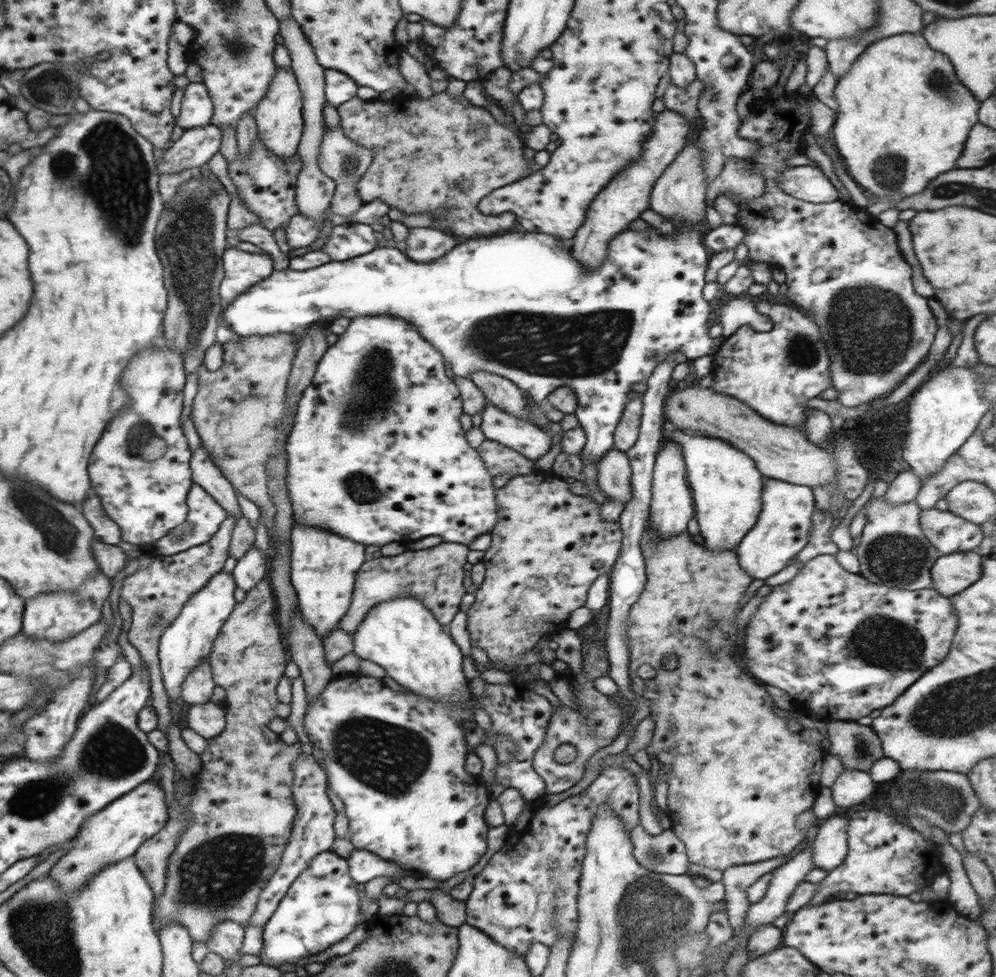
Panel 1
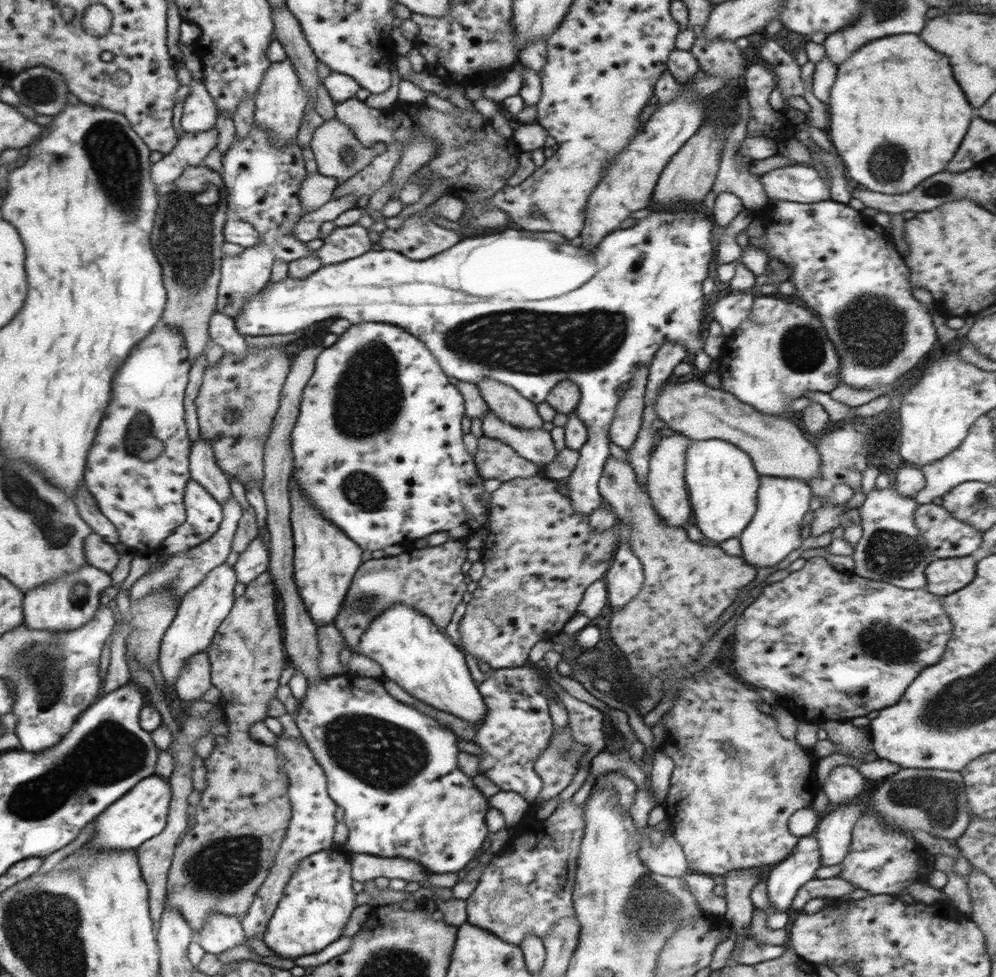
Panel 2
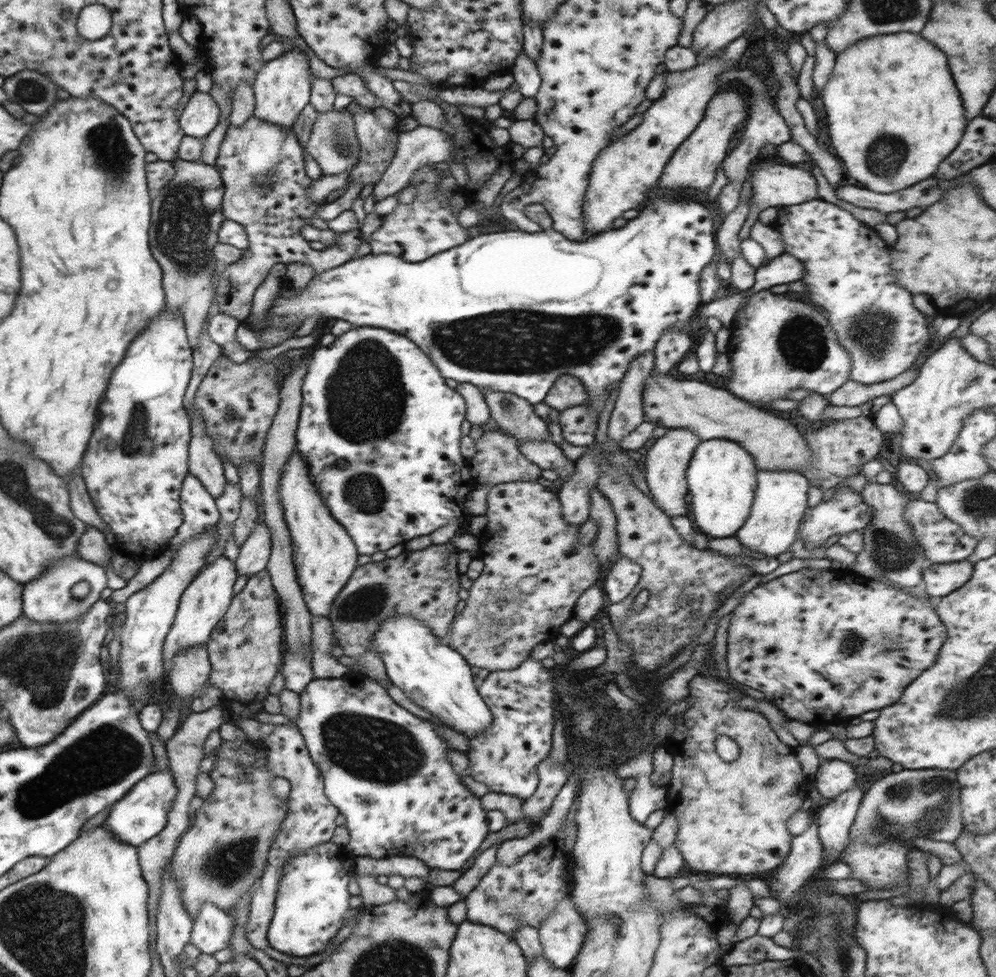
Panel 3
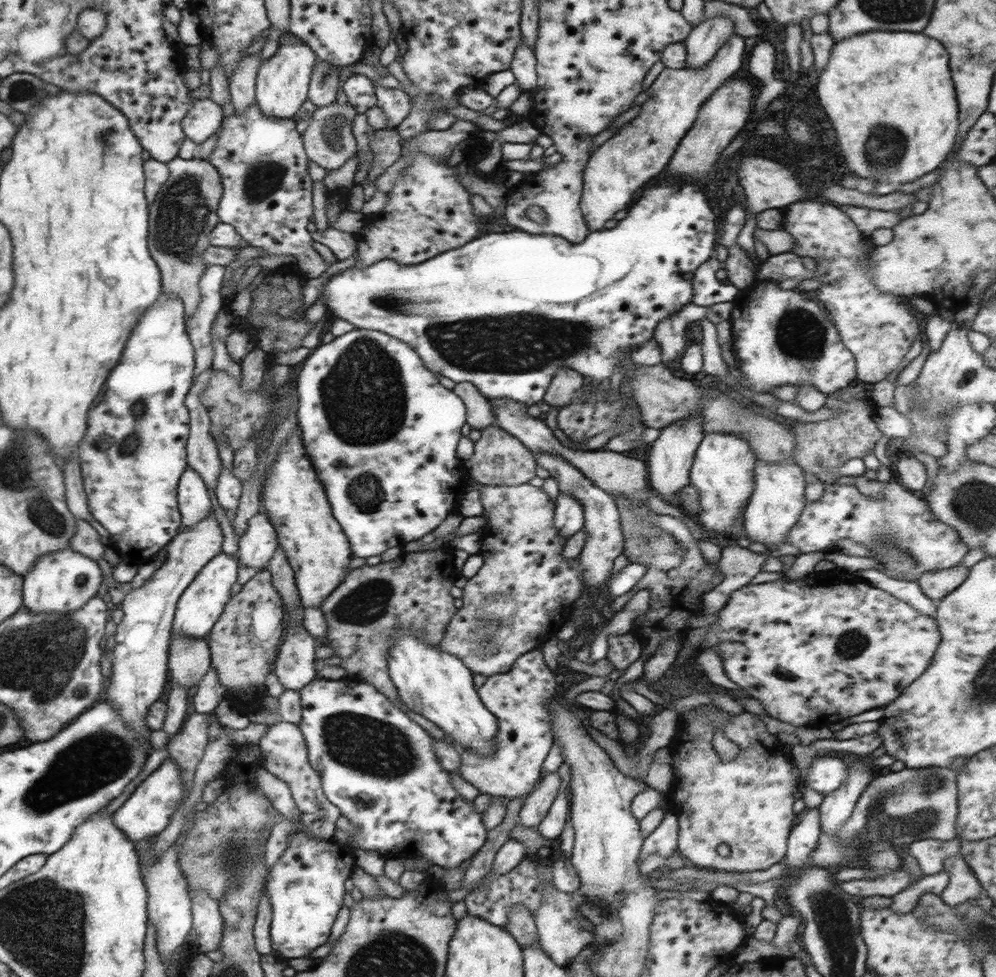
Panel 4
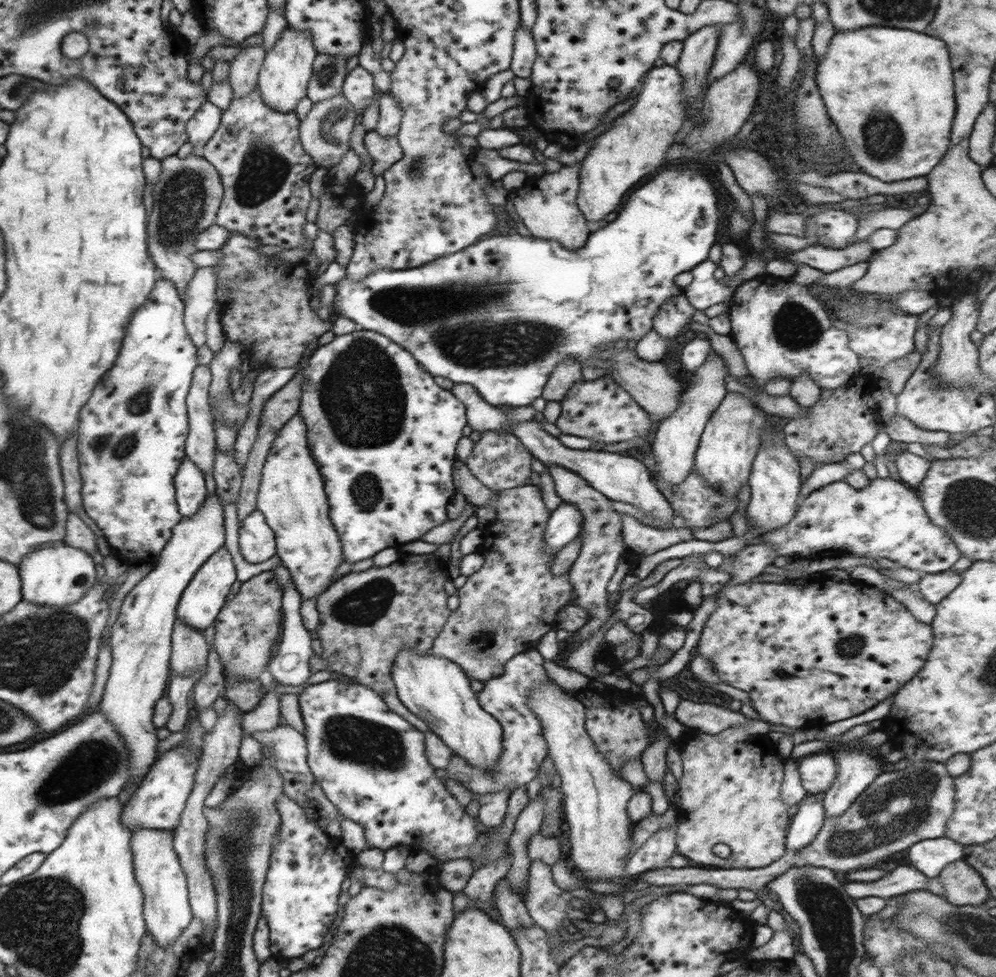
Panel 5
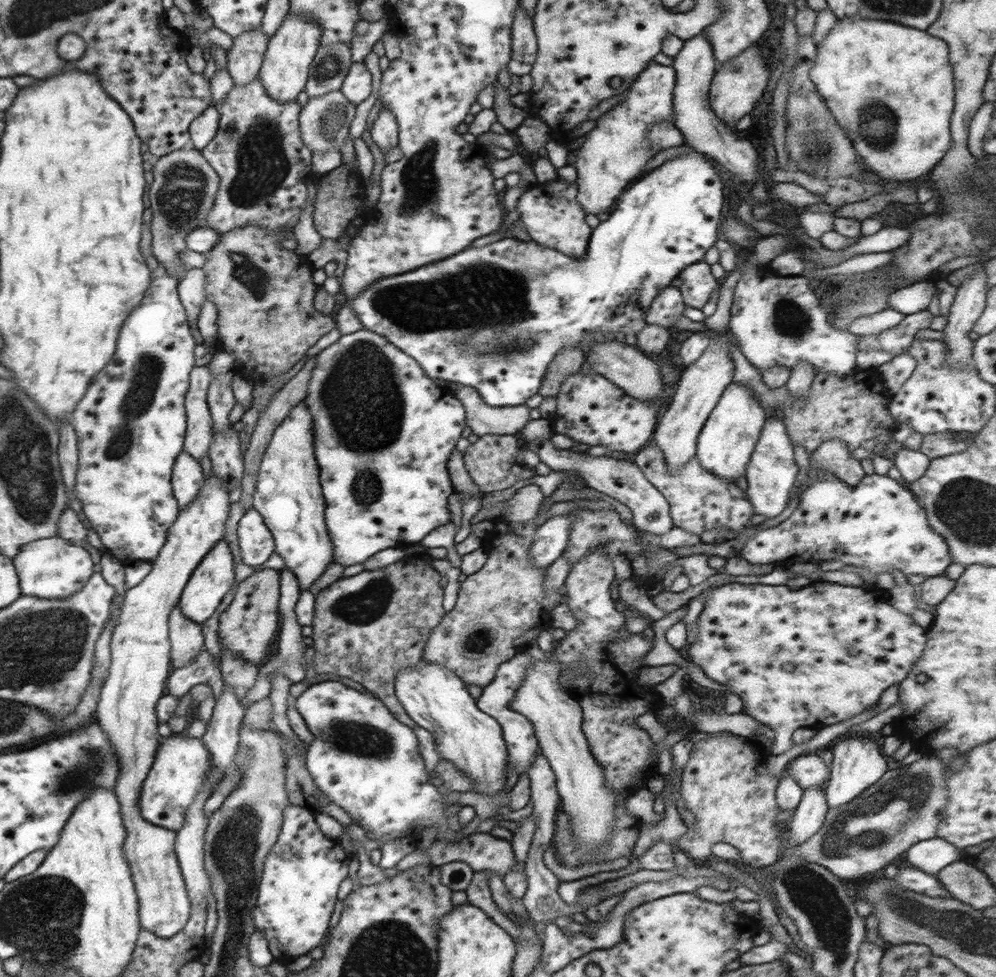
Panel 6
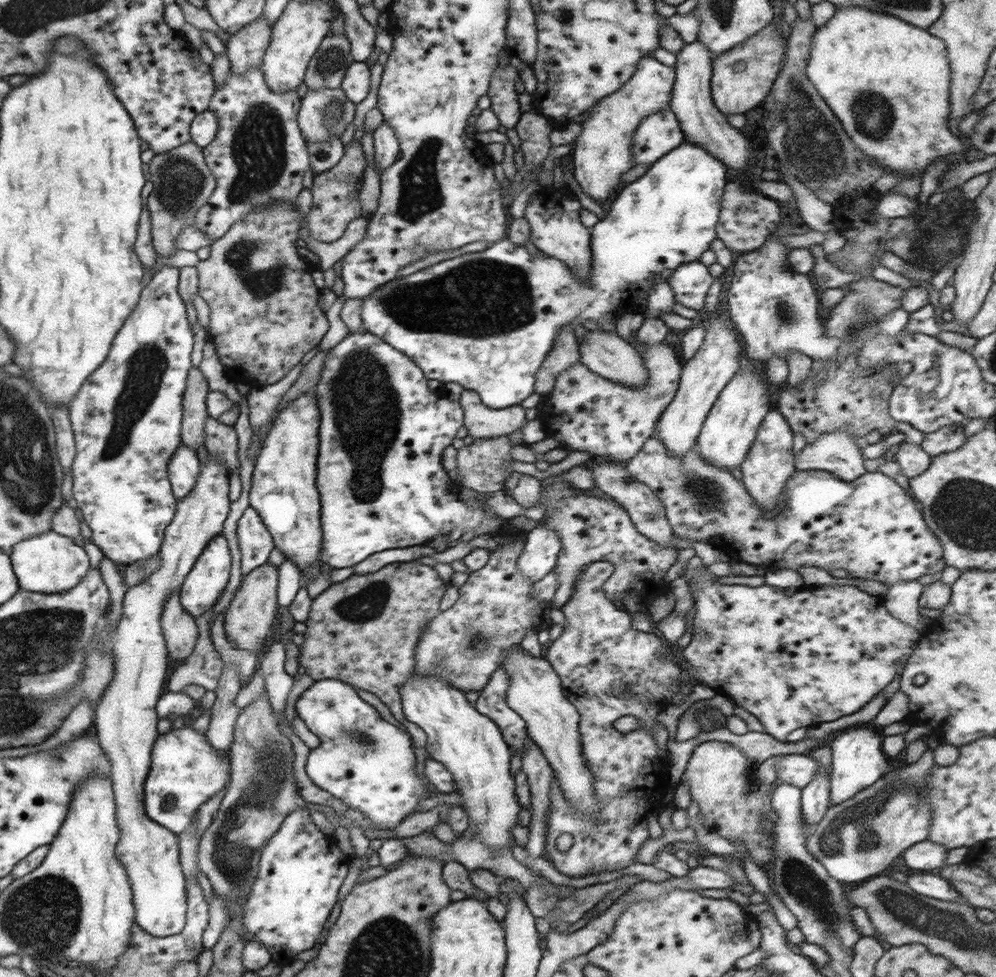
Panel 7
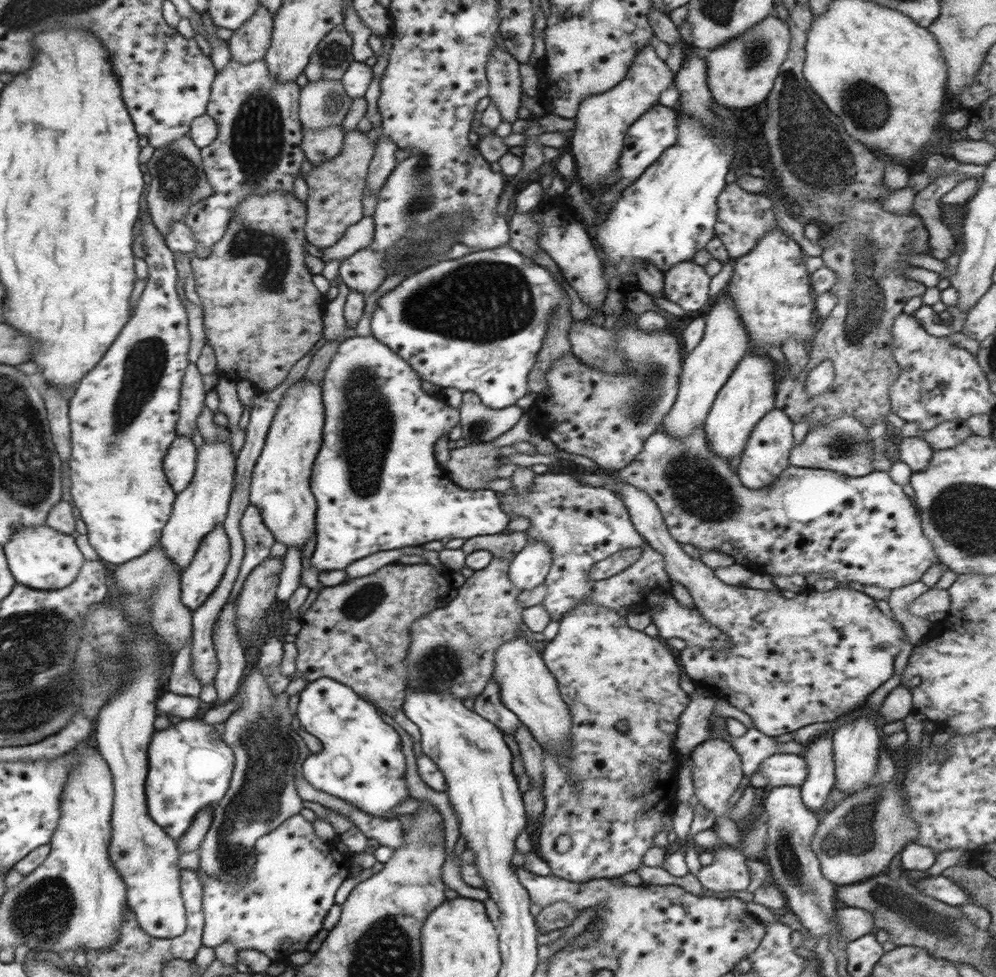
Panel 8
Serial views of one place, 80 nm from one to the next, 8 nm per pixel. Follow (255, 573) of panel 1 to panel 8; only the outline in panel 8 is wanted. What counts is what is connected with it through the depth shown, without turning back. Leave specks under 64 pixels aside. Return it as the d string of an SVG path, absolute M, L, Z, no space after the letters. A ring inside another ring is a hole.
M252 503L242 515L240 532L245 542L245 553L236 584L241 587L250 572L271 556L270 548L276 540L266 528L260 509Z

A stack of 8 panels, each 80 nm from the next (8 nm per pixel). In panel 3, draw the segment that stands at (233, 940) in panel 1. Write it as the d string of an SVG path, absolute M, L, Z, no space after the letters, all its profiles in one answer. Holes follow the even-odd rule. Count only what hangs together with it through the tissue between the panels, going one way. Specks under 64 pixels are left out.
M204 903L193 921L190 943L202 953L214 953L229 946L235 920L214 903Z

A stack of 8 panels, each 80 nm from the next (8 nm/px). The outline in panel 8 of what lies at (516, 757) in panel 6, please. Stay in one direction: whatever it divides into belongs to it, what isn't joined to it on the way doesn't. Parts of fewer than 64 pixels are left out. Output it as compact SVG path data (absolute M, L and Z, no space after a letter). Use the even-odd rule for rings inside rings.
M492 678L485 689L475 697L473 711L492 721L503 734L516 736L521 720L501 701L499 684Z

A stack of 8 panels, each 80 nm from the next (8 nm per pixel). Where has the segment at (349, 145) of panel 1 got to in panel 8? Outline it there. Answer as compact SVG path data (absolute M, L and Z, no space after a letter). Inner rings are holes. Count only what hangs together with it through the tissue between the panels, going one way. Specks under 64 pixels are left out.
M341 80L308 81L300 89L299 119L303 128L342 126L352 98L347 95Z

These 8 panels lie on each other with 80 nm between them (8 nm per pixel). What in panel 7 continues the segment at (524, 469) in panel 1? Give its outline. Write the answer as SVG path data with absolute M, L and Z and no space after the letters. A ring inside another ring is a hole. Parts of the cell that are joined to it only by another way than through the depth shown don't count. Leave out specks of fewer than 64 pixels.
M506 435L496 438L480 438L470 445L457 450L457 471L461 478L461 486L475 490L477 493L493 493L503 488L502 483L512 474L512 447L514 444L508 441Z

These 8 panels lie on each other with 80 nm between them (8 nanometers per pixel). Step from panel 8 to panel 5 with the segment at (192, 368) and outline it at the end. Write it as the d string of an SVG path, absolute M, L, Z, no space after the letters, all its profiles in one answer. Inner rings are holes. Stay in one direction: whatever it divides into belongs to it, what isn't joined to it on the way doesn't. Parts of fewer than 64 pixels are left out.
M197 365L194 369L191 388L186 398L188 434L185 453L202 472L212 472L215 459L216 440L214 414L208 402L211 385L209 365Z

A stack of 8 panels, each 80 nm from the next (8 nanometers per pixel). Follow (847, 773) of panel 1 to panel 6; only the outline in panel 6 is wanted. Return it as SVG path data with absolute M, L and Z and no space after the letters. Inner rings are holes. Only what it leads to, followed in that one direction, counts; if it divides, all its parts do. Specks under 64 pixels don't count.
M817 752L806 753L788 763L784 776L792 777L800 788L806 790L815 786L824 786L830 780L831 771Z

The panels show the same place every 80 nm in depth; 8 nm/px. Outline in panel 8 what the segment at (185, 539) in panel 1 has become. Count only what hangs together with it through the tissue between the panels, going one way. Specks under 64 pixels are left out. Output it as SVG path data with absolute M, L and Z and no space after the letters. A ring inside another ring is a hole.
M177 437L172 441L163 460L163 469L167 476L167 481L171 484L173 491L178 494L190 484L196 468L197 449L188 437Z

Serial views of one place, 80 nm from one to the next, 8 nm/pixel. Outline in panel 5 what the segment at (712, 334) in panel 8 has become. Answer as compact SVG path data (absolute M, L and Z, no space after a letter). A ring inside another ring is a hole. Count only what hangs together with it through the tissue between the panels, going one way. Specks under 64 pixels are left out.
M711 352L686 380L679 407L667 419L661 420L654 427L655 439L651 450L657 462L657 473L666 484L684 482L688 473L694 468L696 451L706 423L726 398L727 390L724 378L728 373L729 368L726 361L718 353Z

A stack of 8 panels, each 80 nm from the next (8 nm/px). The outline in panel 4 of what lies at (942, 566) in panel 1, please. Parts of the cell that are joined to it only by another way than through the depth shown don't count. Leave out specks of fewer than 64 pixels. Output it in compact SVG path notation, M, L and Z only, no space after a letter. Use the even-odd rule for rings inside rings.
M960 564L935 571L921 571L918 576L918 584L928 598L941 600L966 580L968 571L968 567Z

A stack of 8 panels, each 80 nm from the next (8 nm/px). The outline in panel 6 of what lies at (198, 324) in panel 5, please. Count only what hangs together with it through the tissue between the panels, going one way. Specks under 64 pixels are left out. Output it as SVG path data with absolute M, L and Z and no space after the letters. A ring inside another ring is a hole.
M200 268L188 269L177 285L179 300L184 305L190 328L194 322L198 322L200 307L208 301L205 286L206 273Z

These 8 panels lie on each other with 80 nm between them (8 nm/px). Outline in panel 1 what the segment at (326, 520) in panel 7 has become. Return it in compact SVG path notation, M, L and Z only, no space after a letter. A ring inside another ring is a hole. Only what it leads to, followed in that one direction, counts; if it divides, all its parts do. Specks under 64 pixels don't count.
M383 315L360 316L352 319L346 331L339 335L337 341L326 349L318 361L311 384L303 391L294 414L293 426L289 432L285 450L287 452L287 489L293 506L293 526L322 528L326 532L338 534L354 542L375 544L380 547L390 542L406 540L416 541L429 536L439 536L444 542L455 542L468 546L482 534L491 534L500 520L495 499L495 488L492 476L480 458L479 451L472 448L466 440L465 432L460 425L463 413L463 402L454 381L446 375L442 355L424 337L418 329L404 321Z

